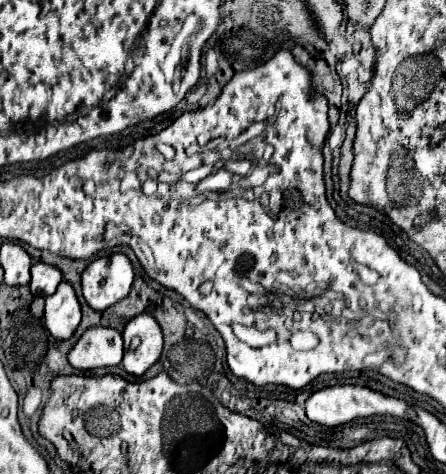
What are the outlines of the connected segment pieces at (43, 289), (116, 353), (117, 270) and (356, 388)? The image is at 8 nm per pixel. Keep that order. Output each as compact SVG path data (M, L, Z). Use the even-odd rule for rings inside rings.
M36 262L32 266L32 280L30 288L34 294L40 296L50 296L56 292L56 286L62 282L62 272L46 262Z
M94 326L88 328L68 352L68 360L76 370L94 370L116 366L122 362L124 342L116 328Z
M126 254L96 258L82 272L82 294L94 310L106 310L126 298L134 282L134 266Z
M338 384L338 386L328 386L322 388L318 392L314 392L308 400L306 400L306 414L310 420L334 428L338 424L356 420L356 418L367 418L372 415L385 415L398 417L398 410L402 410L402 406L406 408L407 402L402 399L385 396L382 392L376 392L368 386L362 384Z

